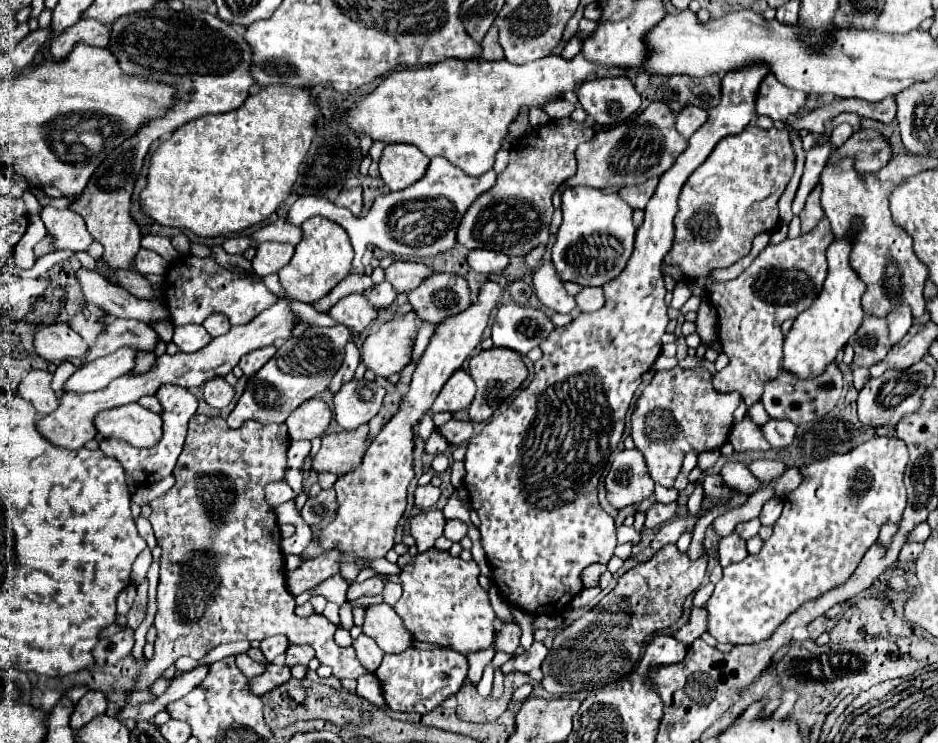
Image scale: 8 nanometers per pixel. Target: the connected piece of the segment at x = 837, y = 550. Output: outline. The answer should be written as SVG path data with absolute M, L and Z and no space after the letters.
M876 436L846 454L834 454L816 464L808 464L808 468L800 468L802 482L788 494L788 504L784 500L782 516L776 520L770 540L764 542L758 554L724 568L724 576L706 604L708 632L718 642L732 642L736 646L766 640L804 602L846 582L858 568L864 552L876 542L880 528L884 524L898 524L906 508L906 462L908 448L904 448L904 440L896 436Z

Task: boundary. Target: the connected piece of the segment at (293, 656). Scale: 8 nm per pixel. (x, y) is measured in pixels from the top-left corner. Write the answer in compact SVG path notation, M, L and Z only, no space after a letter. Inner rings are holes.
M298 644L298 646L290 646L286 650L286 664L288 666L294 666L294 664L304 664L308 666L308 662L314 658L314 652L312 652L312 646L308 644Z

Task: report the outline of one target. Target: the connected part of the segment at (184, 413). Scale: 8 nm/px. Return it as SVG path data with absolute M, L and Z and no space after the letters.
M162 384L156 392L156 398L160 400L162 404L162 418L164 418L164 436L162 440L150 448L150 450L136 450L130 444L117 438L104 438L100 442L100 450L110 456L116 458L126 470L128 476L132 476L134 480L140 480L136 482L138 486L146 486L146 484L152 484L152 482L160 482L162 478L170 476L174 472L174 466L176 466L176 460L182 452L182 444L184 444L184 438L186 438L186 428L188 428L188 420L194 416L196 408L198 408L198 400L196 396L188 390L188 388L180 388L180 386L168 386L168 384Z

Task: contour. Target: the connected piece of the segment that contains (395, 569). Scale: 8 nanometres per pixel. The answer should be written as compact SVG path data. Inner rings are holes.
M386 558L384 560L372 560L372 564L368 564L368 568L372 568L378 574L400 574L400 566L390 564Z

